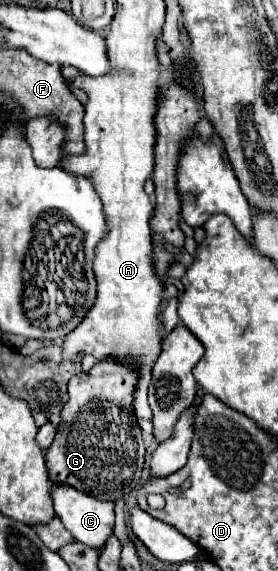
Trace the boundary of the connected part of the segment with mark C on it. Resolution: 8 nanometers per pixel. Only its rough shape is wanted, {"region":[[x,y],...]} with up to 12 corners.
{"region":[[51,484],[55,514],[91,548],[113,532],[111,502]]}

